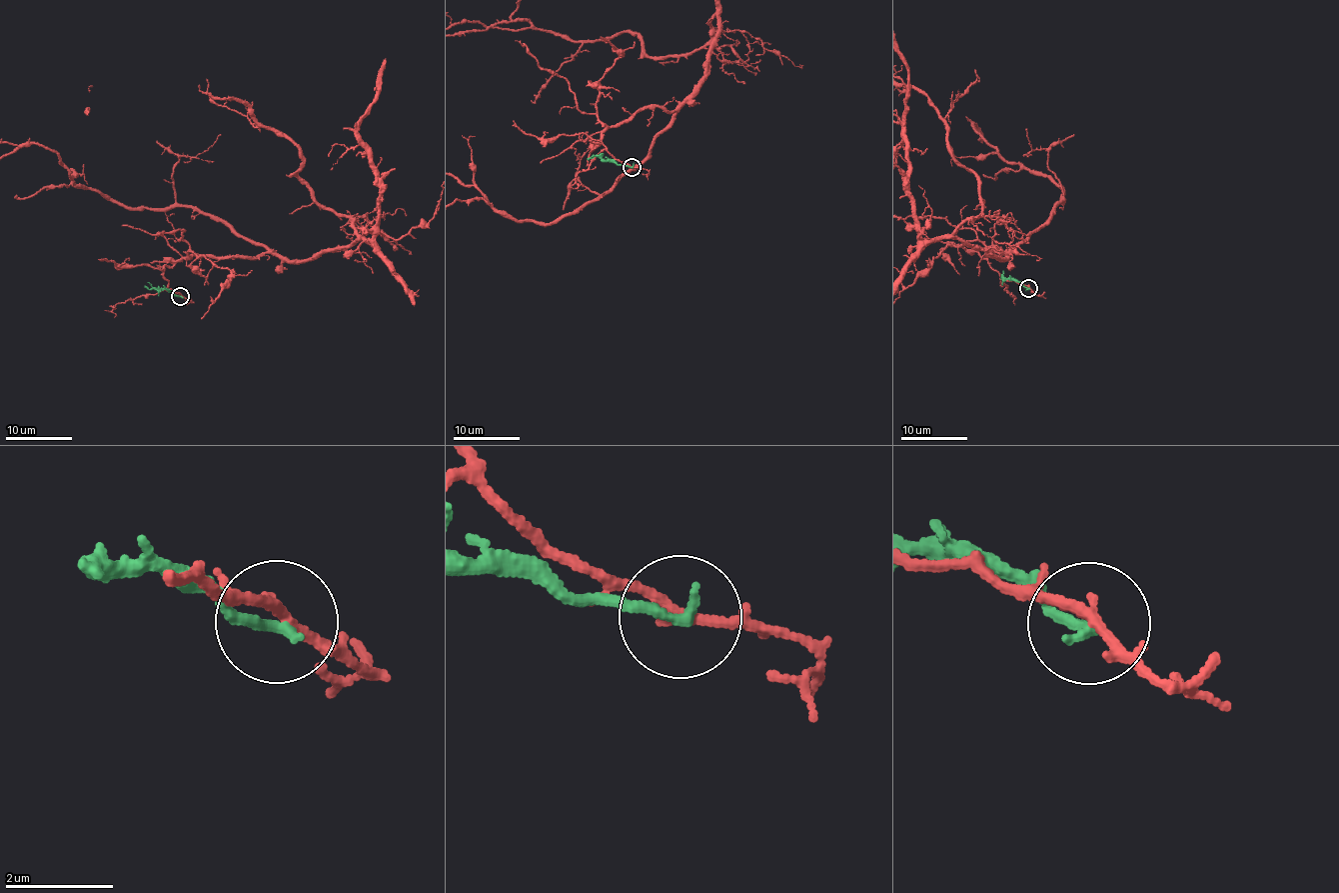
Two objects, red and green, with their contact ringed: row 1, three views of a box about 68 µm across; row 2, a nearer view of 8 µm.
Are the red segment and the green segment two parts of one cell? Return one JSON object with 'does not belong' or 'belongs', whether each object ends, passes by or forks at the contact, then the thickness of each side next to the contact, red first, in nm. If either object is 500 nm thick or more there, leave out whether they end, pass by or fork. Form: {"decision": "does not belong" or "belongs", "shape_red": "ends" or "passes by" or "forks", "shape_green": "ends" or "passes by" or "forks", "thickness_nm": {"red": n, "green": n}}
{"decision": "does not belong", "shape_red": "passes by", "shape_green": "ends", "thickness_nm": {"red": 170, "green": 200}}

